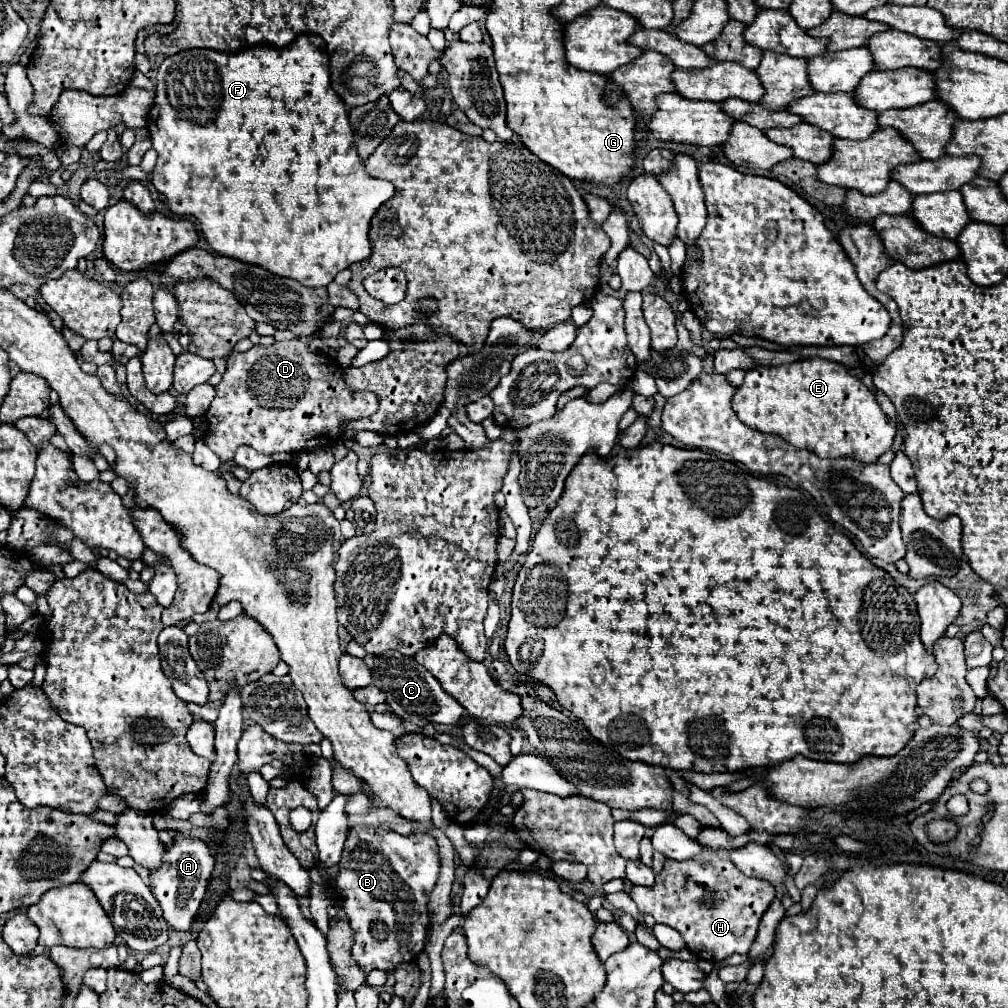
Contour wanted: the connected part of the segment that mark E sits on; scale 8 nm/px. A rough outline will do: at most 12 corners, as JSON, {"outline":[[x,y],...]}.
{"outline":[[823,358],[747,372],[745,426],[871,464],[895,422]]}

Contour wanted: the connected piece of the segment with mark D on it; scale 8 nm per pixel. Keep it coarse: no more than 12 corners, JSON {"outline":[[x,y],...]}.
{"outline":[[305,340],[231,352],[203,442],[221,462],[333,446],[379,400]]}

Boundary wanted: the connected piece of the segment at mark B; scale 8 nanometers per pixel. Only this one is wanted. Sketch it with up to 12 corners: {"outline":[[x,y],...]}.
{"outline":[[377,830],[337,886],[359,968],[425,948],[439,846]]}

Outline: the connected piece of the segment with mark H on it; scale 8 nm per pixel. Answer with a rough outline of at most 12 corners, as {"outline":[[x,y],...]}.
{"outline":[[725,852],[667,858],[641,914],[713,964],[749,952],[775,900]]}

